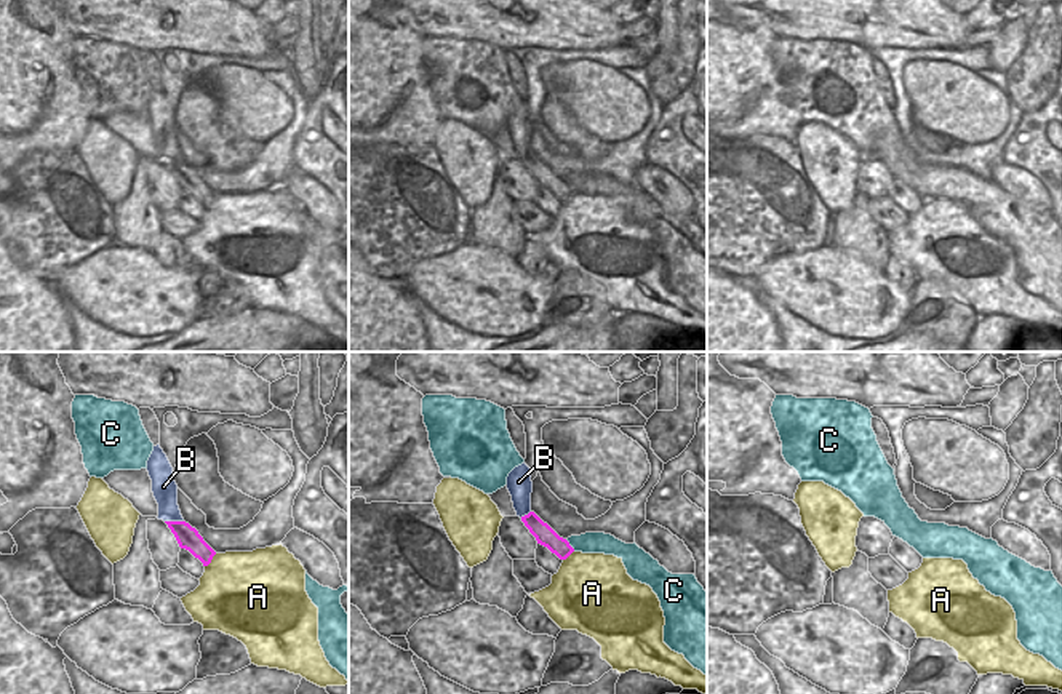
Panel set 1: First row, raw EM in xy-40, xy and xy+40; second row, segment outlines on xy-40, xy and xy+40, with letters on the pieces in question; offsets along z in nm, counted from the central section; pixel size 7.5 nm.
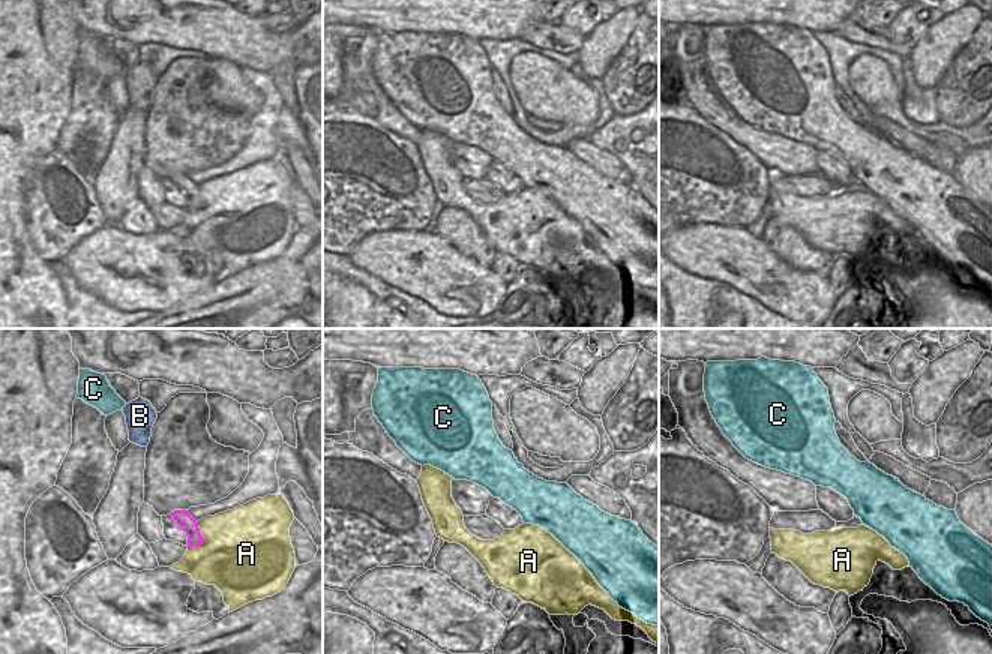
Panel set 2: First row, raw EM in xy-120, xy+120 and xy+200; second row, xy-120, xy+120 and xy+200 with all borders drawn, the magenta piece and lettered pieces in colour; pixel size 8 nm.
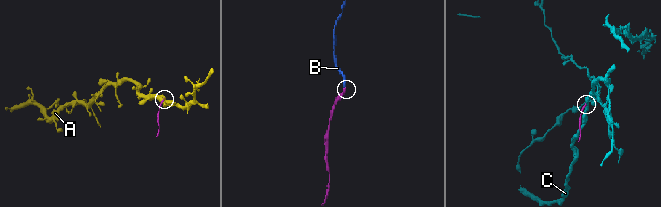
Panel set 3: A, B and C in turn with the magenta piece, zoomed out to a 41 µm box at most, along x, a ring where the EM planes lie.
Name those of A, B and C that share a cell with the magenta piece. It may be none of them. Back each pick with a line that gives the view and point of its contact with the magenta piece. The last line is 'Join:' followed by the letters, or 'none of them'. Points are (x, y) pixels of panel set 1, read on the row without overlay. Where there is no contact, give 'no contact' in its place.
B: contact xy-40 (175, 163)
Join: B

